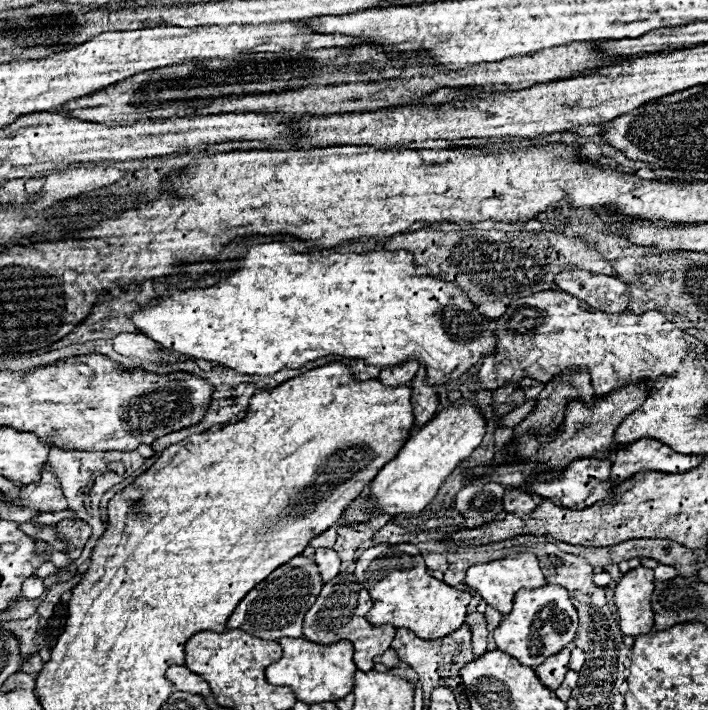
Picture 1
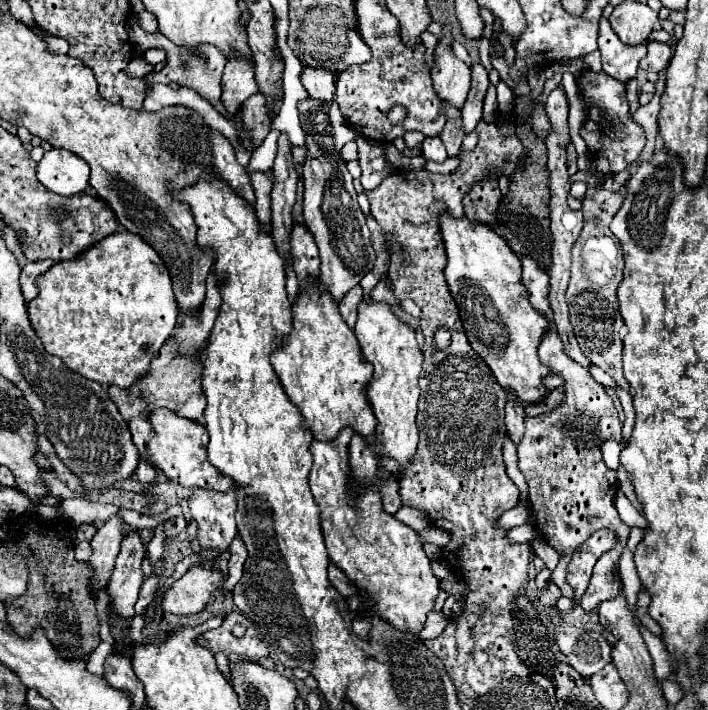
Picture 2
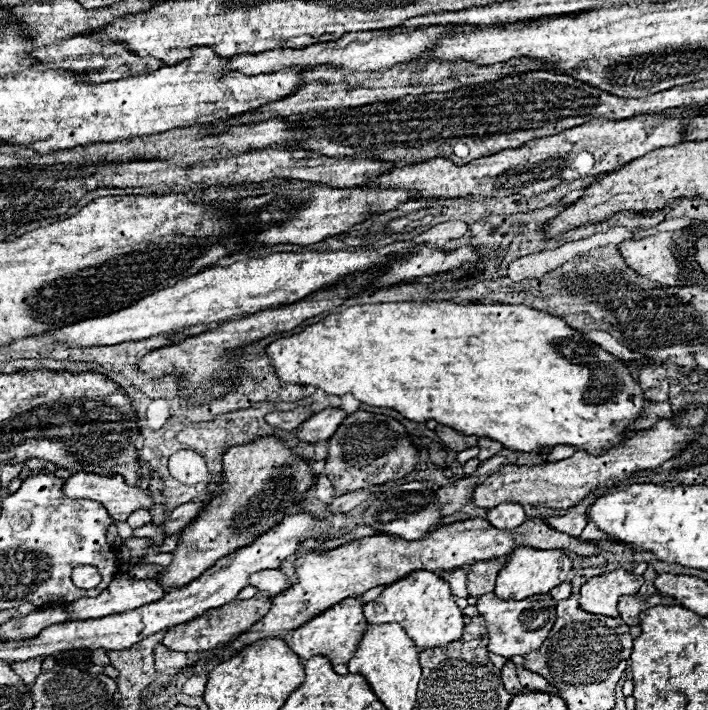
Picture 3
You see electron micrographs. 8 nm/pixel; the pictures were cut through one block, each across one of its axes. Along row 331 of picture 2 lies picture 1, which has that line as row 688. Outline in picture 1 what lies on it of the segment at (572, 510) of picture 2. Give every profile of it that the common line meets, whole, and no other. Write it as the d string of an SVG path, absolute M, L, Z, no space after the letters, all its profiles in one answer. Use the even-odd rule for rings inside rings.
M564 648L556 656L550 656L548 660L544 660L544 664L536 666L536 674L546 688L556 690L562 684L568 672L568 660L570 660L570 648Z

